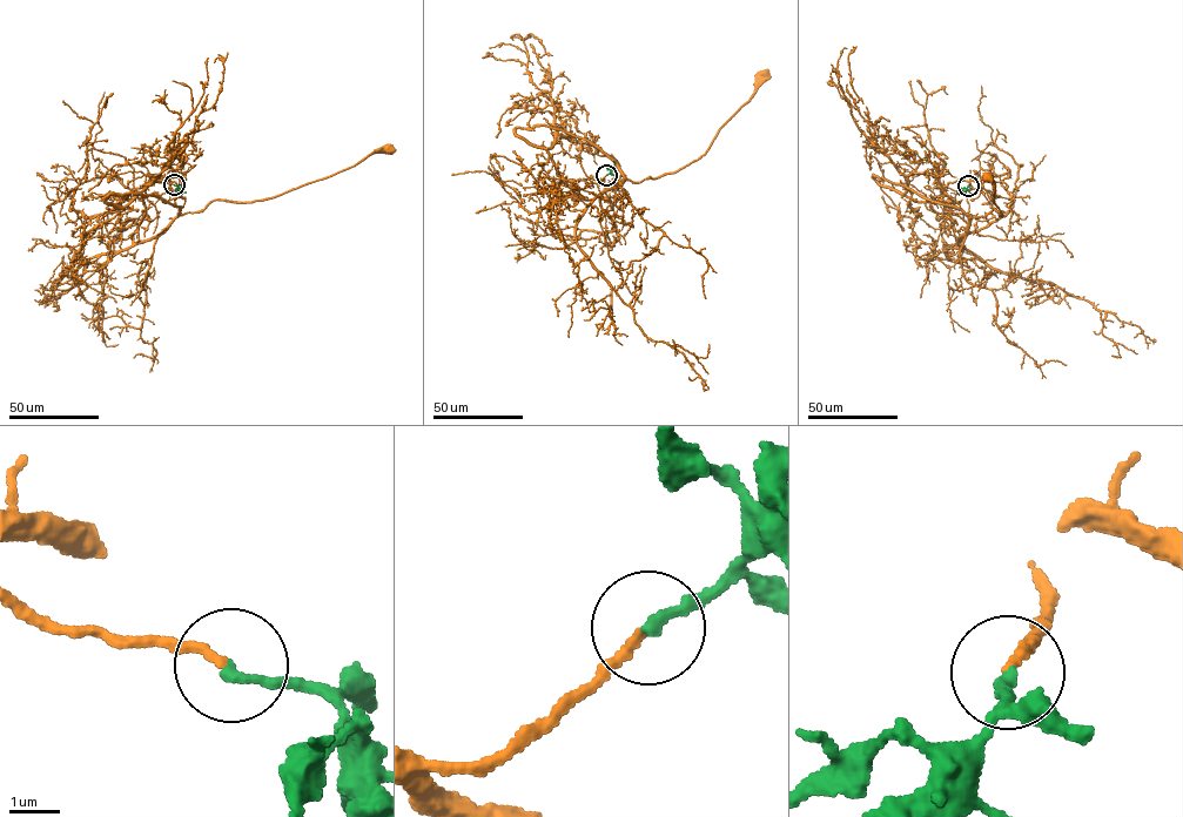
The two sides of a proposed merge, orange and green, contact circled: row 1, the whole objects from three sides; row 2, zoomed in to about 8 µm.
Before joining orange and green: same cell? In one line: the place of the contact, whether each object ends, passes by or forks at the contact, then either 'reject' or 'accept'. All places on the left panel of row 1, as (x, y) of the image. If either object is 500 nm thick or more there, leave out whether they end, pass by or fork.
(174, 184) | orange ends | green ends | accept

